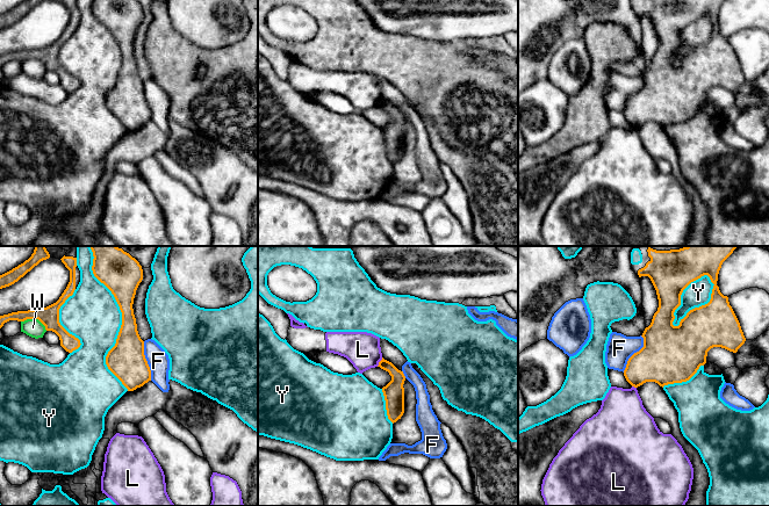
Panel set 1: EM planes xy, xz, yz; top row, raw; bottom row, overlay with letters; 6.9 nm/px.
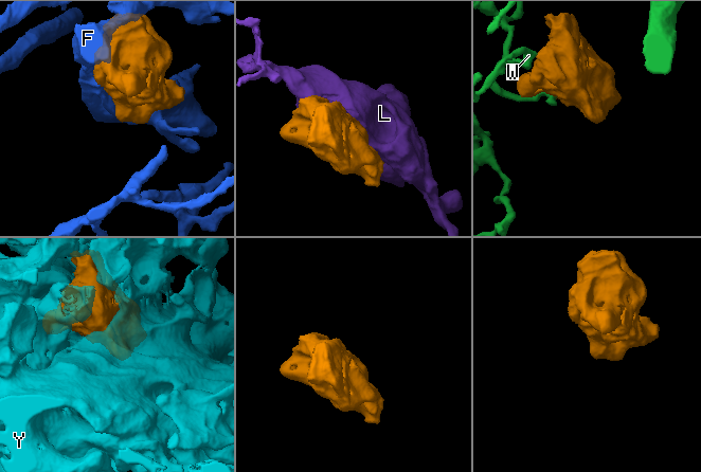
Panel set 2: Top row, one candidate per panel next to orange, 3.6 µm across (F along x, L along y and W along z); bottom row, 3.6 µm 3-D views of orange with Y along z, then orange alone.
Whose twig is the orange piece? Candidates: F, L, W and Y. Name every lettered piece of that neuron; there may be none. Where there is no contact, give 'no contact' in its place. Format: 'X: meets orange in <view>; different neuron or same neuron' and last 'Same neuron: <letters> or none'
F: meets orange in xy; different neuron
L: meets orange in xz; different neuron
W: meets orange in xy; different neuron
Y: meets orange in xy; same neuron
Same neuron: Y

